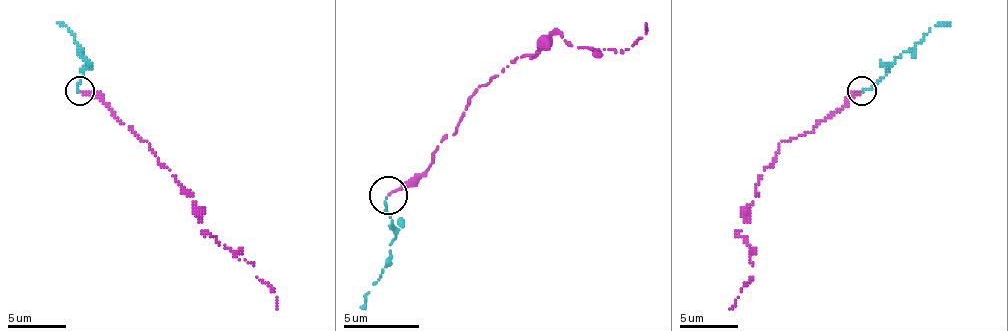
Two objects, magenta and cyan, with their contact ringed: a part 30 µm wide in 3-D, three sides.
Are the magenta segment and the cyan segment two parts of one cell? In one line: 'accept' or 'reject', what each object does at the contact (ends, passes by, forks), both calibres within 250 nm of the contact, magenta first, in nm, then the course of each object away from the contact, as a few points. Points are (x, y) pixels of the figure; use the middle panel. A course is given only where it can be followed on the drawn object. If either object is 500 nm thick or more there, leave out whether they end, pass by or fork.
accept; magenta ends; cyan ends; calibres 220 and 170 nm; course magenta (389, 196), (431, 166), (480, 86), (537, 56), (548, 37), (620, 52), (647, 22); course cyan (385, 196), (385, 215), (396, 238), (359, 306)

